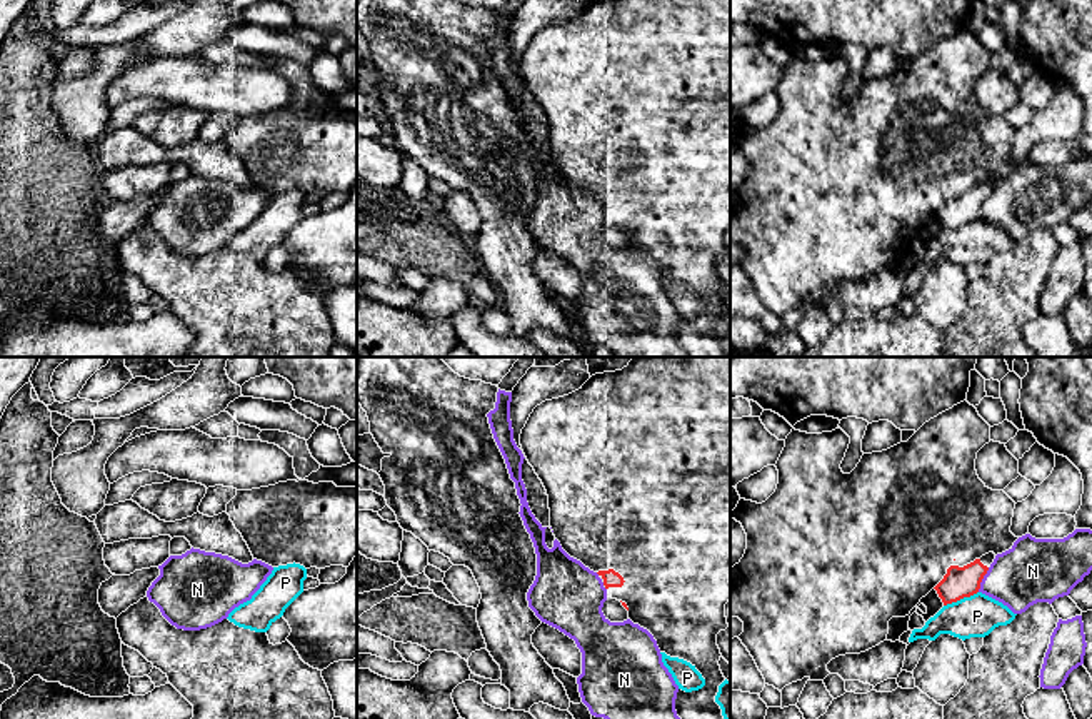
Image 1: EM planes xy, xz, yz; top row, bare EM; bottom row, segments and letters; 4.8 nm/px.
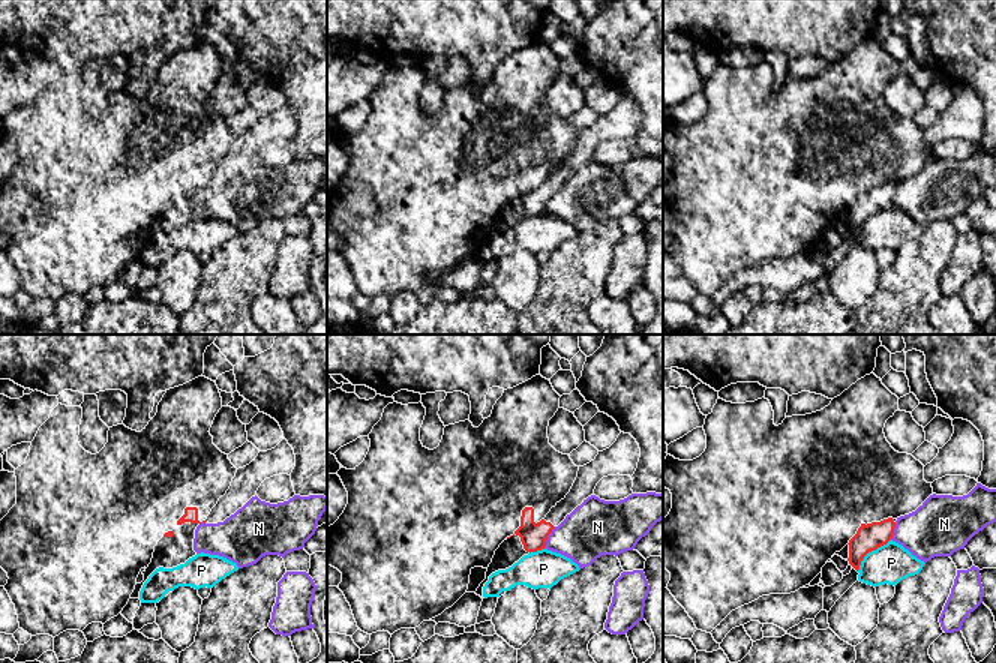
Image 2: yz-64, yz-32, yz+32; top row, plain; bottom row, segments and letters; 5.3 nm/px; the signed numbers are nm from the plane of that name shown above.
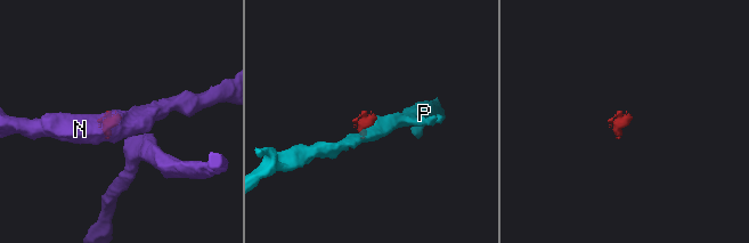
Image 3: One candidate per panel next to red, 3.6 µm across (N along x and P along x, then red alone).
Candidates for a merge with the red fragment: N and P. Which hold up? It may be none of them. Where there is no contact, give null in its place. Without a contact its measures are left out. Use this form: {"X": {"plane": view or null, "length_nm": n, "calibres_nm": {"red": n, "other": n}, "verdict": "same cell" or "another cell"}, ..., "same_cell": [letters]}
{"N": {"plane": "yz", "length_nm": 130, "calibres_nm": {"red": 150, "other": 300}, "verdict": "another cell"}, "P": {"plane": "yz", "length_nm": 180, "calibres_nm": {"red": 150, "other": 200}, "verdict": "another cell"}, "same_cell": []}

